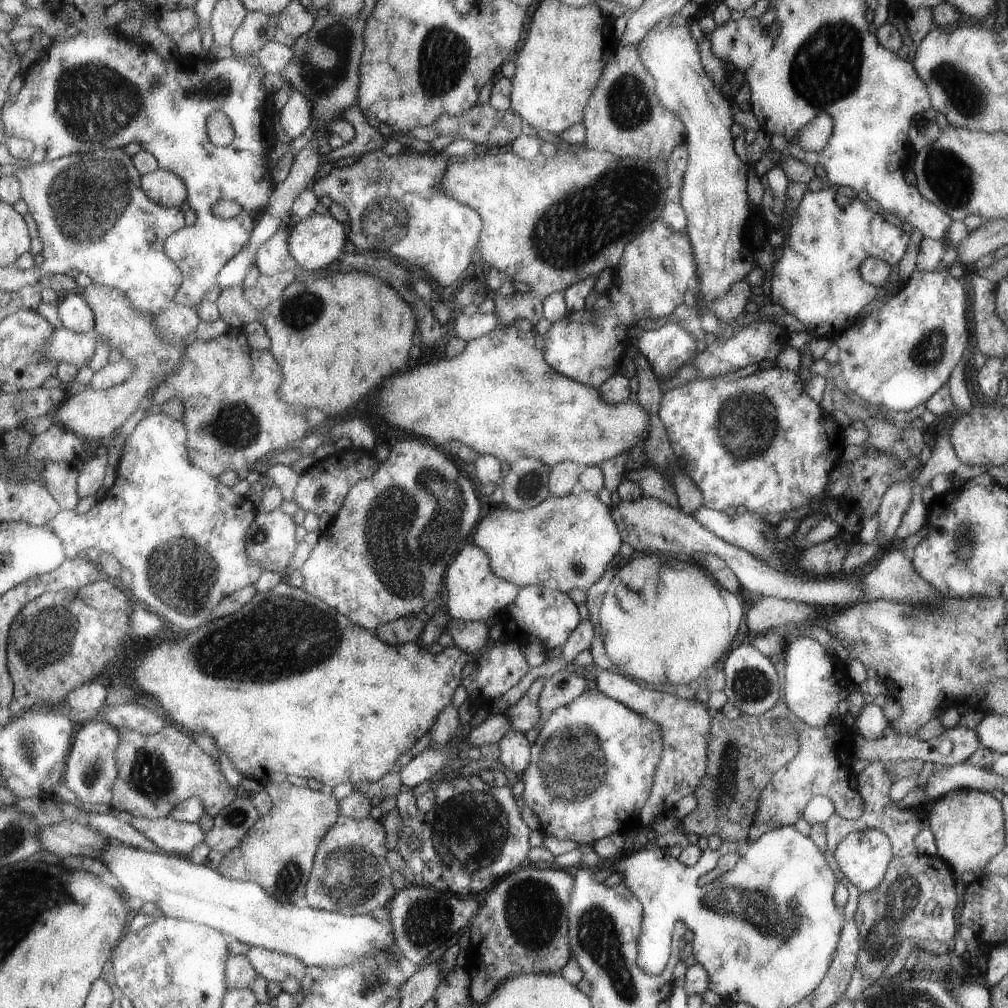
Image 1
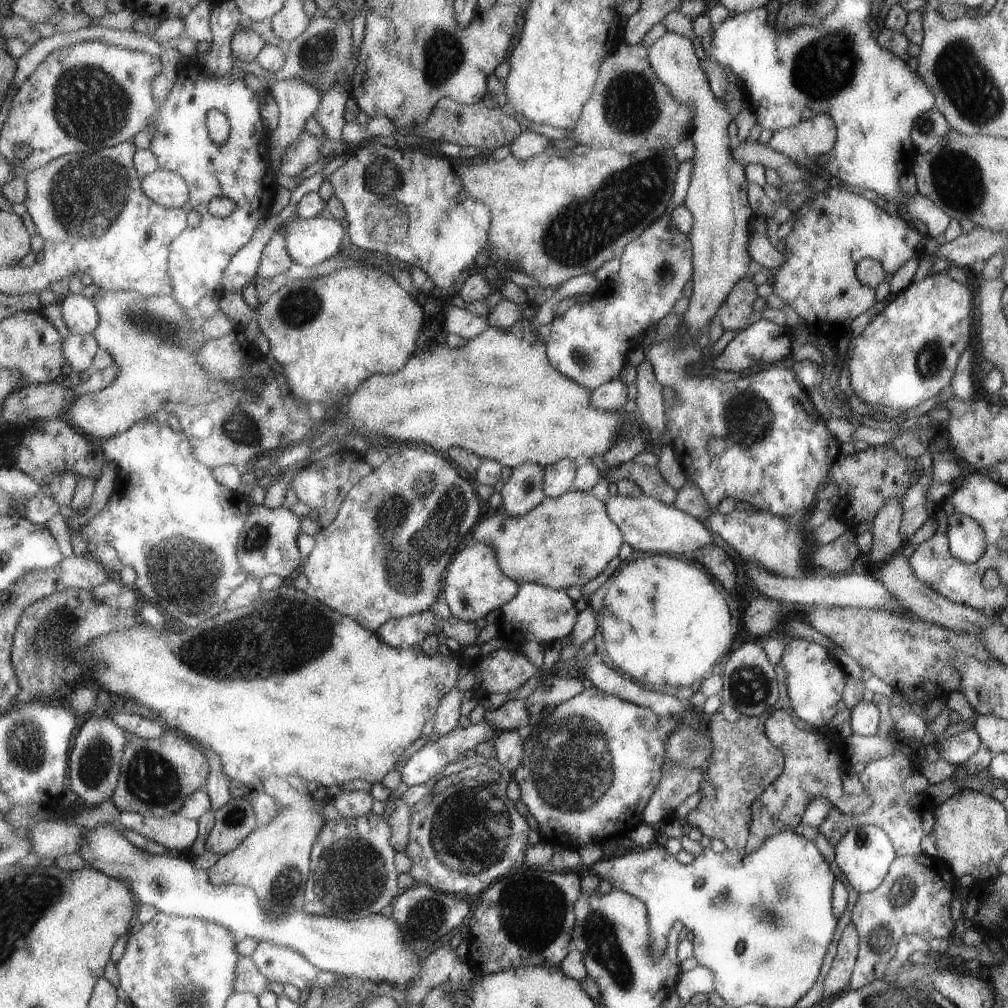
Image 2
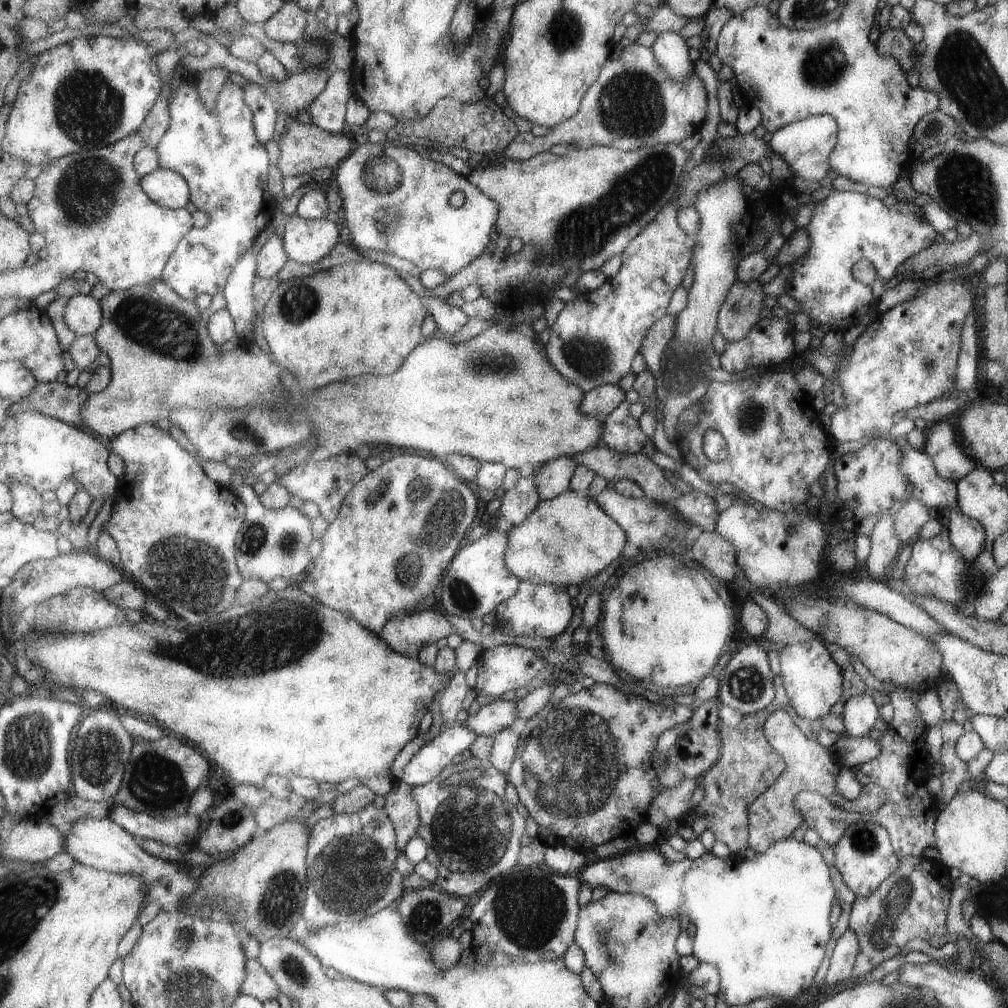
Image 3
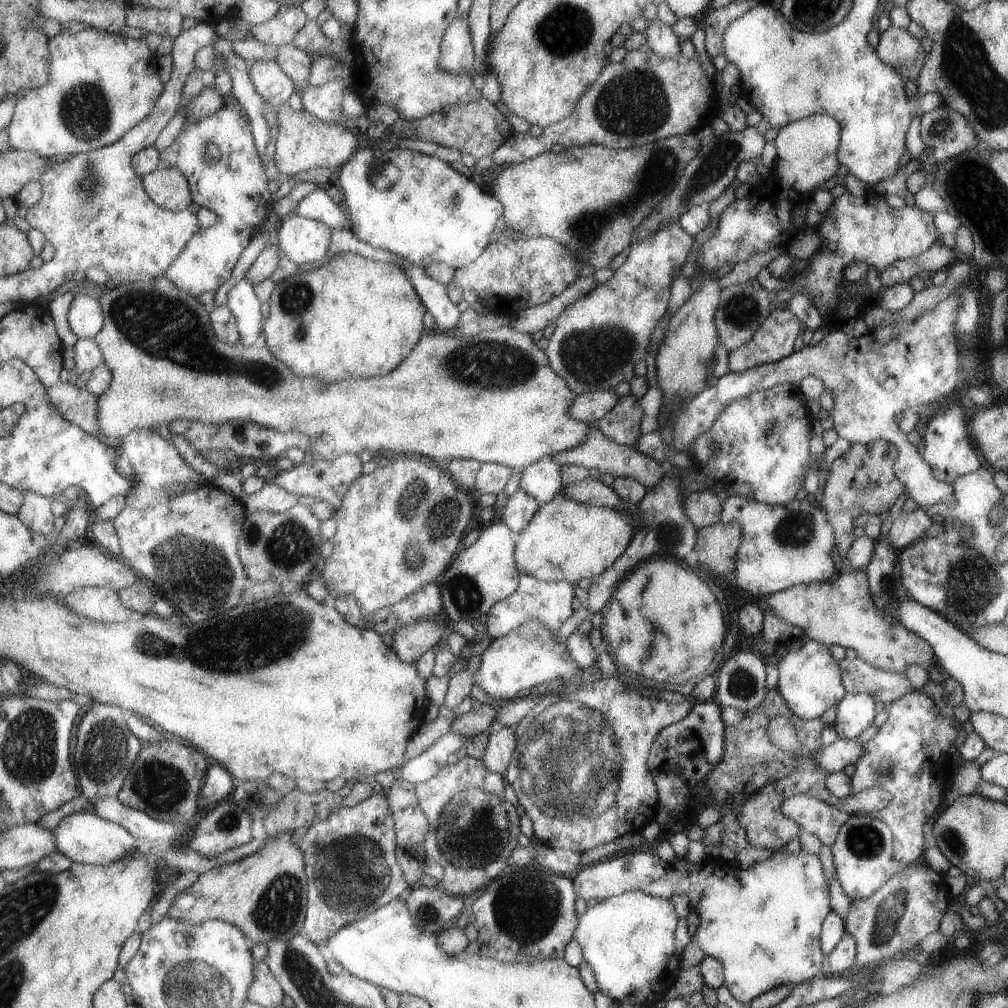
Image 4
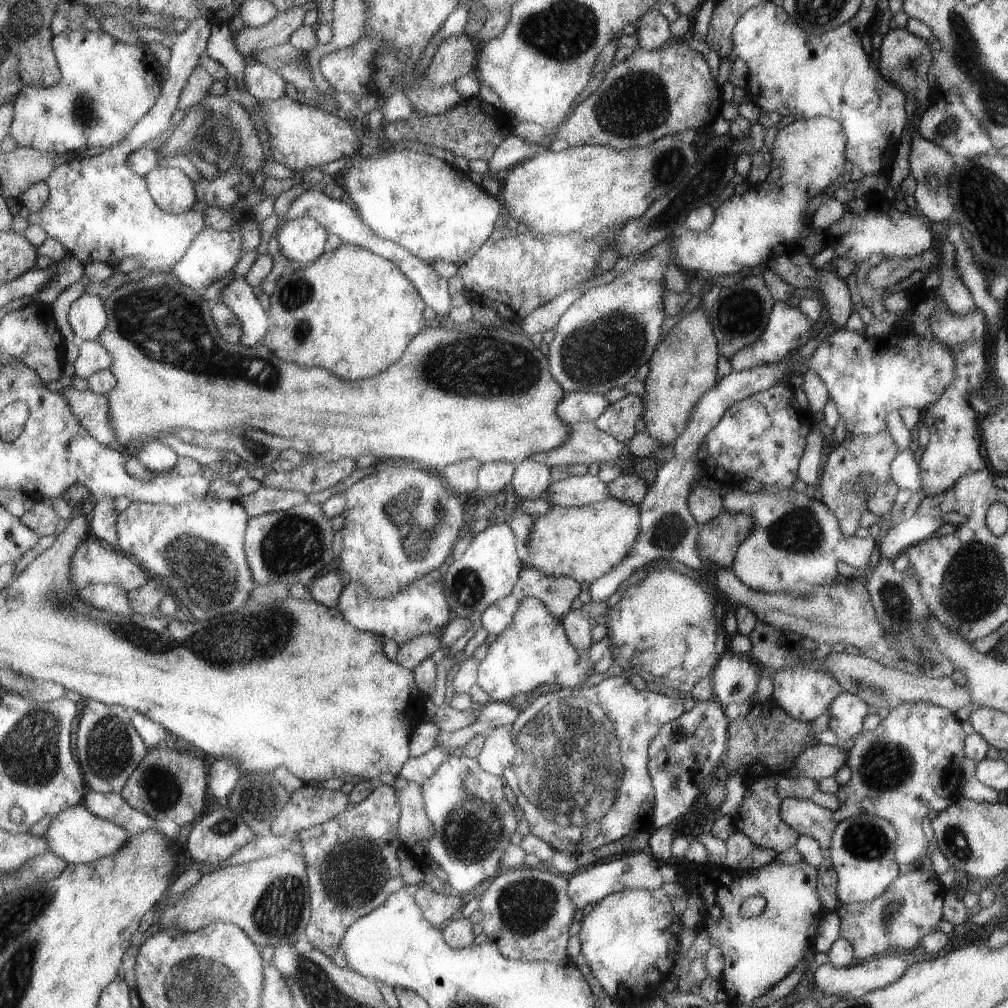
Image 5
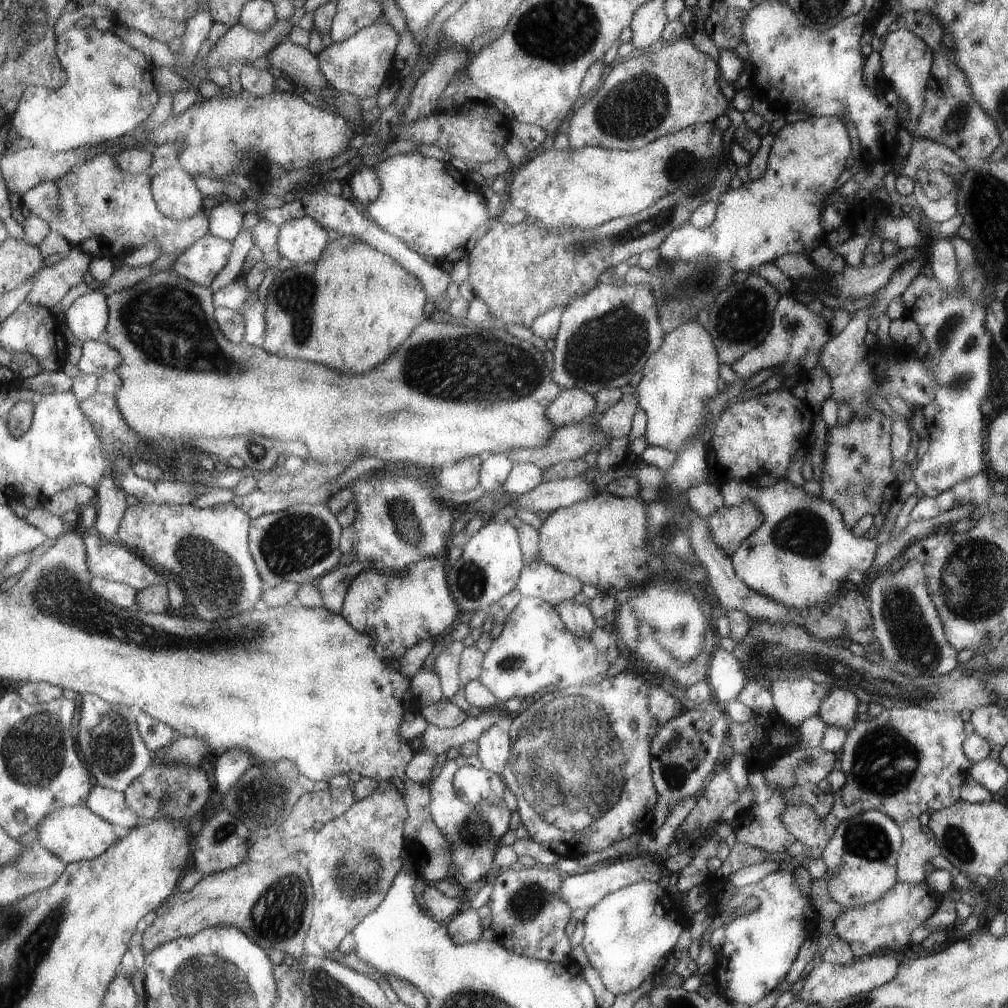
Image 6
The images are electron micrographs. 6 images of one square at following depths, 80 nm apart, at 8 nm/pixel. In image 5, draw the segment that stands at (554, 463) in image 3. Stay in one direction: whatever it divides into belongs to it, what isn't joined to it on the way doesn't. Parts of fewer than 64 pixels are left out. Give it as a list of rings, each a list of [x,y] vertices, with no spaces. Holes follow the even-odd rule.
[[[525,459],[519,463],[509,487],[521,499],[544,498],[551,484],[555,483],[552,468],[535,459]]]

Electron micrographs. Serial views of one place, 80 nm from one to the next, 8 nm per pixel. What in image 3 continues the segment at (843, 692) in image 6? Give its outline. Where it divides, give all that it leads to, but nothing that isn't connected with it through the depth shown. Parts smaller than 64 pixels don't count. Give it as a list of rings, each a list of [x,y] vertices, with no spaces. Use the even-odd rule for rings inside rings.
[[[862,693],[848,698],[843,702],[841,722],[843,730],[841,736],[862,737],[874,730],[875,722],[878,719],[878,706],[870,694]]]

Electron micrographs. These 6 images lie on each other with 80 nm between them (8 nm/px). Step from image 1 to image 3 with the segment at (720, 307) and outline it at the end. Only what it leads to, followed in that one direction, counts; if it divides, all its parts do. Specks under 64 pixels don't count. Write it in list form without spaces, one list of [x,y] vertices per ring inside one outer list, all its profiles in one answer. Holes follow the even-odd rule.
[[[754,281],[733,282],[728,288],[718,316],[718,332],[724,343],[741,340],[760,319],[763,297],[762,285]]]

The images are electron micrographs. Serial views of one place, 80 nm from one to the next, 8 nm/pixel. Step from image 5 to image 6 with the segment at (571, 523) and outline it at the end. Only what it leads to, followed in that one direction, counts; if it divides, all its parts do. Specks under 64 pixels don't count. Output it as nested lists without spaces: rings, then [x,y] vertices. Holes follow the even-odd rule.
[[[593,493],[591,496],[573,503],[568,507],[561,507],[550,513],[543,522],[540,532],[541,562],[550,564],[561,572],[578,578],[583,584],[593,585],[602,594],[612,593],[617,596],[627,588],[645,586],[643,582],[649,580],[655,572],[671,572],[673,576],[685,578],[687,582],[703,585],[707,582],[708,572],[699,565],[690,565],[687,561],[677,557],[664,557],[650,551],[648,546],[650,534],[648,531],[648,504],[643,499],[615,496],[609,493]]]

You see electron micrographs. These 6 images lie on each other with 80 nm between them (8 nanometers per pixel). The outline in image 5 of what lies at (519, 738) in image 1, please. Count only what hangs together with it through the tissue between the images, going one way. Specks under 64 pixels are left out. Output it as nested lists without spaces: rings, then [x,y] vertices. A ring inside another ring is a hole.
[[[506,724],[489,733],[481,754],[476,758],[485,772],[501,777],[505,769],[513,762],[518,748],[512,730],[513,727]]]

